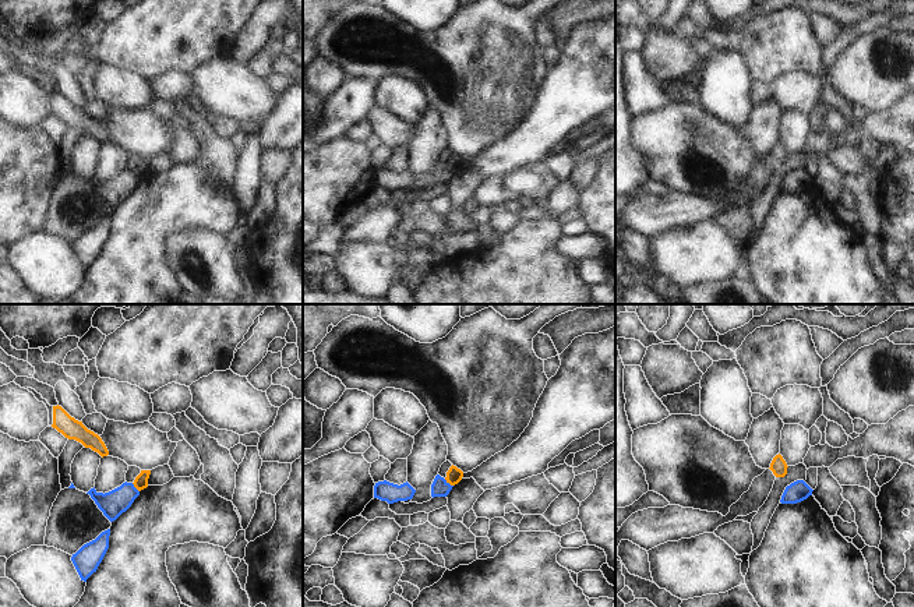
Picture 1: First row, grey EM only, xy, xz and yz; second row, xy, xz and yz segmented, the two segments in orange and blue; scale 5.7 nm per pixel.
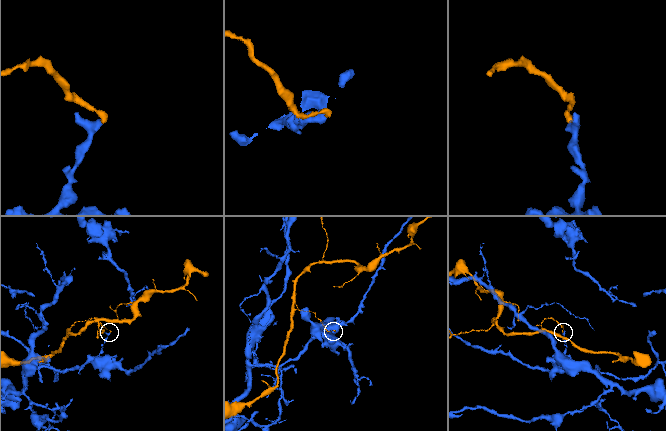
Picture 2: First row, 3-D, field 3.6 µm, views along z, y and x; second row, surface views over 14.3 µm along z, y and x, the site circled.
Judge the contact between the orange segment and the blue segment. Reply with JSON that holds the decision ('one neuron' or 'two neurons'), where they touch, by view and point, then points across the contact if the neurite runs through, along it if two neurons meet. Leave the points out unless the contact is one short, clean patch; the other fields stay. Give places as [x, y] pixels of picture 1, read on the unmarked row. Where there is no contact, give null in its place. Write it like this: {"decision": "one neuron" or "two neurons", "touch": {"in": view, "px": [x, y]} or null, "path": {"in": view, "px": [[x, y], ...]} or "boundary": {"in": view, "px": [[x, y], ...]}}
{"decision": "two neurons", "touch": {"in": "xz", "px": [448, 169]}, "boundary": {"in": "xz", "px": [[444, 166], [452, 173]]}}

